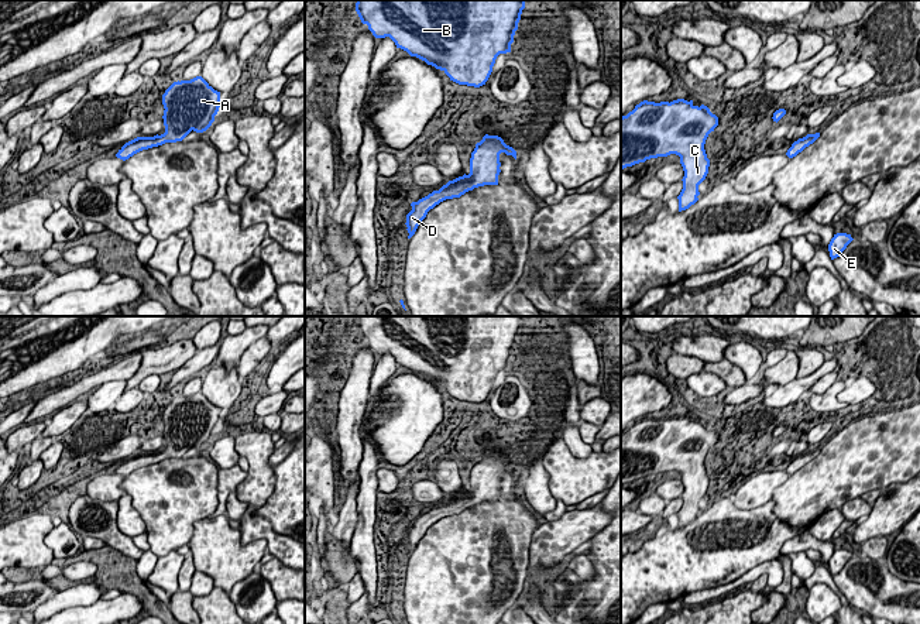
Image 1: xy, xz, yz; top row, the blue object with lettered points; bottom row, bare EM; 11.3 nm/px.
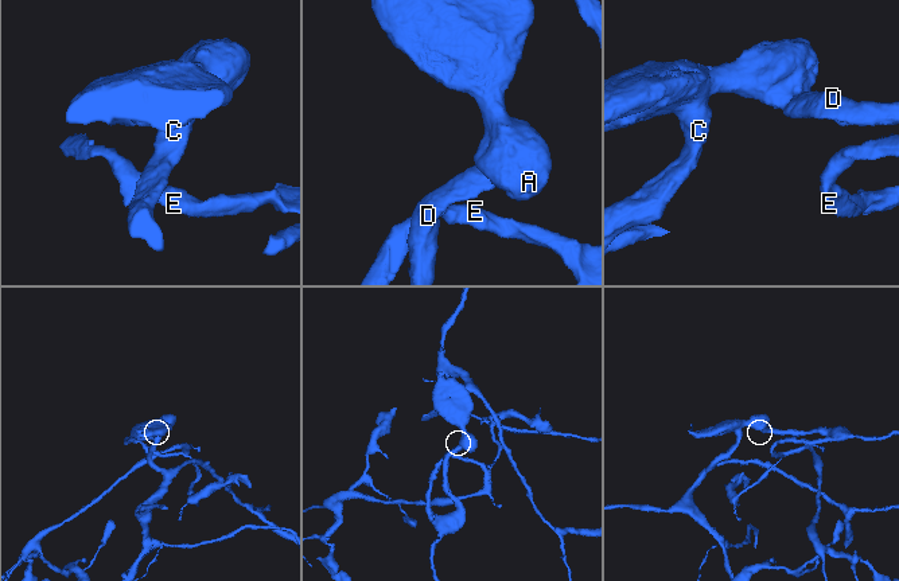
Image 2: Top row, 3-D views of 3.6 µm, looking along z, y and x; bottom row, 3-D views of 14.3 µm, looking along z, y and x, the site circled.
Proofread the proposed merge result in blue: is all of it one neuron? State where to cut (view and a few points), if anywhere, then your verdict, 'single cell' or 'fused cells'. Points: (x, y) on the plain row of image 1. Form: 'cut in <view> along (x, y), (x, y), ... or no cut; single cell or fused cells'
no cut; single cell

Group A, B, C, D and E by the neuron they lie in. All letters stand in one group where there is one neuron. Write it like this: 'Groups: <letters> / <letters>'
Groups: A B C D E

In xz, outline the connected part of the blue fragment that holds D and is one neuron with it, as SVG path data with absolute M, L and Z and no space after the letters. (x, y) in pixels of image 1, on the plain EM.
M485 450L480 459L476 460L470 474L470 490L449 497L439 507L433 507L428 512L412 518L412 527L406 531L406 546L411 555L428 528L446 515L460 514L468 507L484 501L498 501L498 491L501 488L500 470L505 469L516 476L516 467L507 462L498 452Z

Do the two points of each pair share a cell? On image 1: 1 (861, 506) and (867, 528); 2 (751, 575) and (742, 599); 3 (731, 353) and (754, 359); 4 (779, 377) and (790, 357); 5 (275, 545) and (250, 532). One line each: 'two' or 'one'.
1: two
2: two
3: one
4: one
5: one

